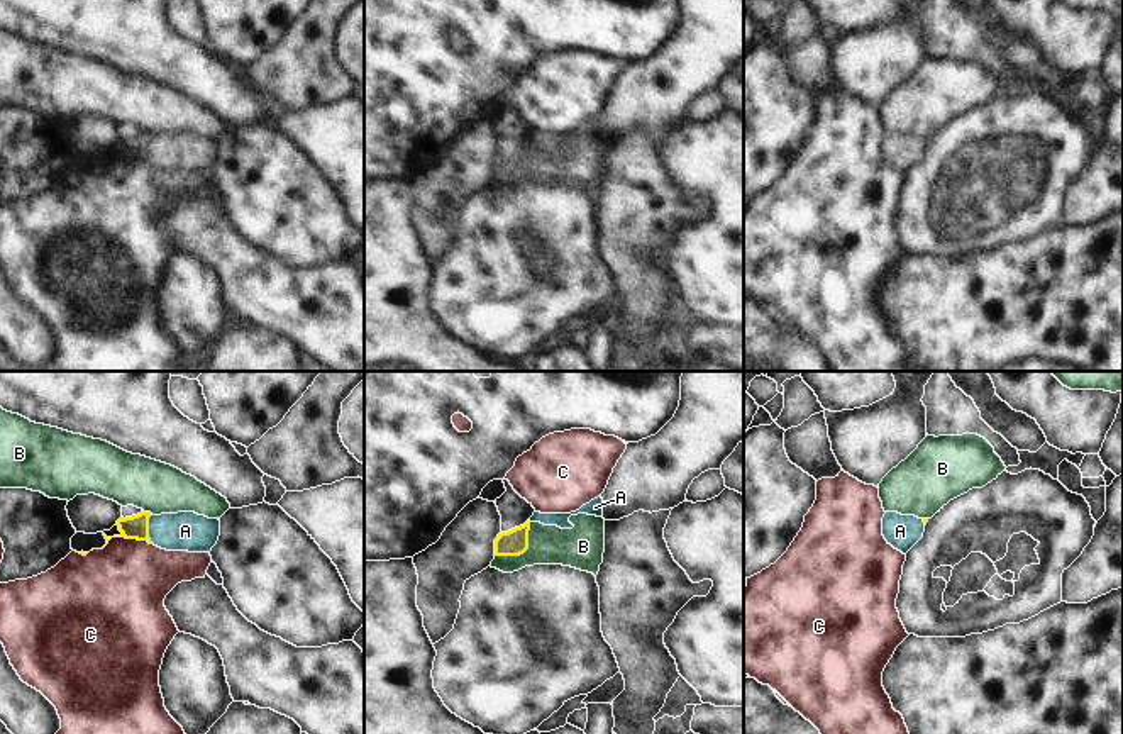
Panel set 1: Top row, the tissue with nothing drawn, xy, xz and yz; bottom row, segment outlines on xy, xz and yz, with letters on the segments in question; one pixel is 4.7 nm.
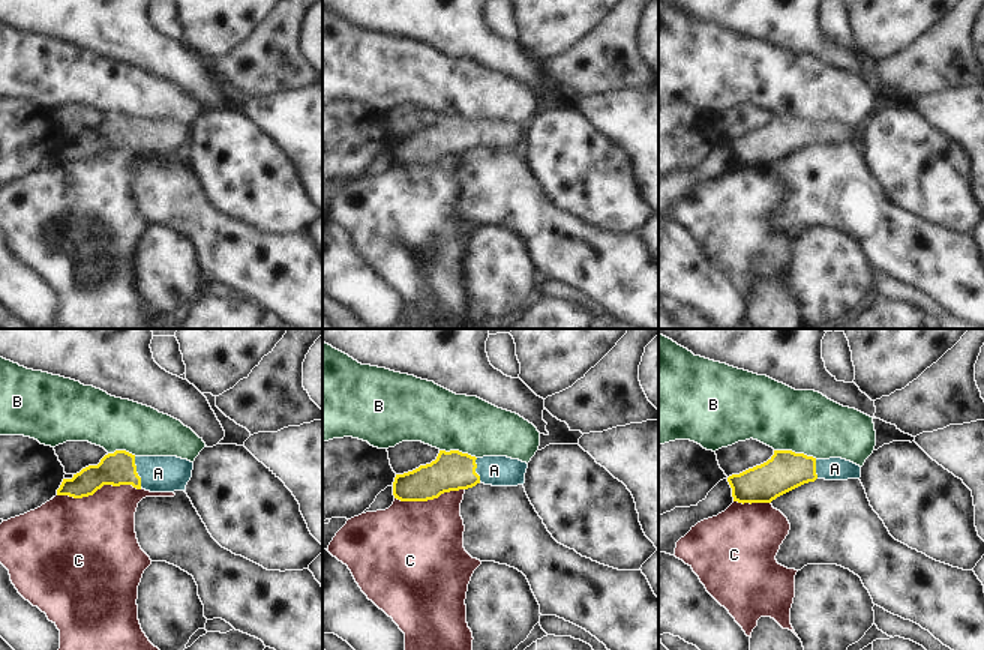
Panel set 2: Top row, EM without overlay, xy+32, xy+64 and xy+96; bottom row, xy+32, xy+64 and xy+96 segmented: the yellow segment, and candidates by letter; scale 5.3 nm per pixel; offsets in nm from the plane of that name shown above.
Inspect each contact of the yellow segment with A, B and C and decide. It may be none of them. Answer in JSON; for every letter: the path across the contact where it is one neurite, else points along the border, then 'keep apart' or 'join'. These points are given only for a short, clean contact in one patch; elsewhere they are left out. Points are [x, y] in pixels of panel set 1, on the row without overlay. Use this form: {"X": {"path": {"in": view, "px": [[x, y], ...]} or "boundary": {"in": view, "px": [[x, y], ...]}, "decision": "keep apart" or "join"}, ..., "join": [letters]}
{"A": {"path": {"in": "xy", "px": [[138, 146], [148, 150], [185, 151]]}, "decision": "join"}, "B": {"boundary": {"in": "xz", "px": [[531, 143], [527, 168], [522, 173], [495, 177]]}, "decision": "keep apart"}, "C": {"boundary": {"in": "xy", "px": [[151, 163], [114, 156], [102, 170]]}, "decision": "keep apart"}, "join": ["A"]}

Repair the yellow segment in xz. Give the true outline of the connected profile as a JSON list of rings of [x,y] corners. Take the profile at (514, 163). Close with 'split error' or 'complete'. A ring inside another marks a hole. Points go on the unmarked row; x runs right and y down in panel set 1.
[[[530,141],[495,159],[495,176],[520,176],[528,170]]]; complete

